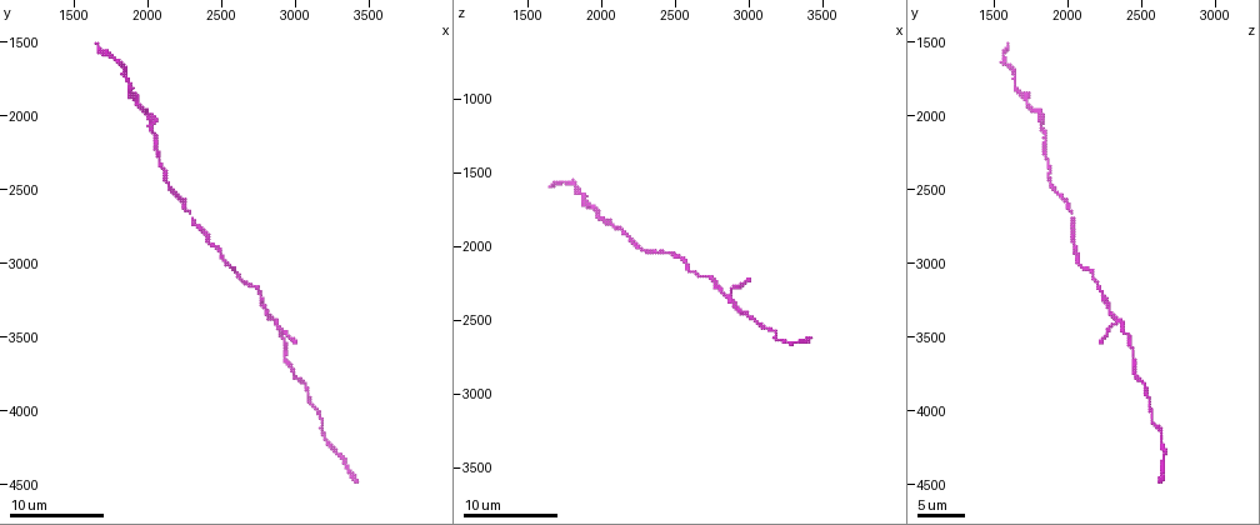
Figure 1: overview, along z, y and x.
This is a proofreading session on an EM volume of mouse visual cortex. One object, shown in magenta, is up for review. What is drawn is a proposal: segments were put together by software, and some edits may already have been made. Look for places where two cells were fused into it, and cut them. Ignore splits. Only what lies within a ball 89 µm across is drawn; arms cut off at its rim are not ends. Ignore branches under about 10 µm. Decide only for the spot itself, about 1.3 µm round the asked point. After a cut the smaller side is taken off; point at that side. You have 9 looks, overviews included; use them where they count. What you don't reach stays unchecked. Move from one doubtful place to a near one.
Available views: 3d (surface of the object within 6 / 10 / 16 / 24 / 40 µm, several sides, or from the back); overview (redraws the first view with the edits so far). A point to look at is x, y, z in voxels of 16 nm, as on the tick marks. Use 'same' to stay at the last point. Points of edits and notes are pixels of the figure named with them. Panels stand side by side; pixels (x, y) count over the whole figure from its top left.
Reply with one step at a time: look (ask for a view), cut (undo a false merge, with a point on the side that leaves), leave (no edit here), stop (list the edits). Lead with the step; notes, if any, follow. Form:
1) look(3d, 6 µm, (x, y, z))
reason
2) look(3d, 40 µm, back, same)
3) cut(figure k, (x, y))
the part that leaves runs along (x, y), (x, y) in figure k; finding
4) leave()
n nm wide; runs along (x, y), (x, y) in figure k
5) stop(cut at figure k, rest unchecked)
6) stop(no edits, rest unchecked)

look(3d, 6 µm, (1960, 1960, 1760))
narrows sharply

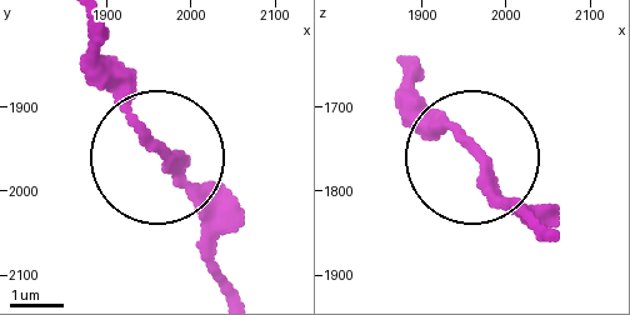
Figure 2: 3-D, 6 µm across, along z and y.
leave()
runs along (548, 223), (404, 93) in figure 2; one cell here

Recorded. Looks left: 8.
look(3d, 6 µm, (2740, 3160, 2220))
calibre changes

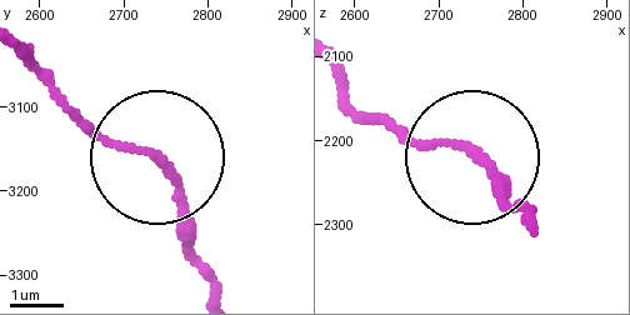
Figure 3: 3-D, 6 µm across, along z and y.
leave()
150 nm wide; runs along (340, 91), (403, 141), (466, 154), (520, 208) in figure 3; all the same cell

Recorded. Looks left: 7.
look(3d, 16 µm, (2960, 3660, 2460))
sudden change in width

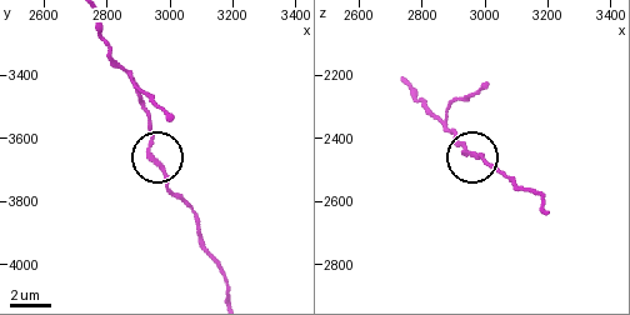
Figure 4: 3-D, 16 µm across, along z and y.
look(3d, 16 µm, back, (2950, 3670, 2450))

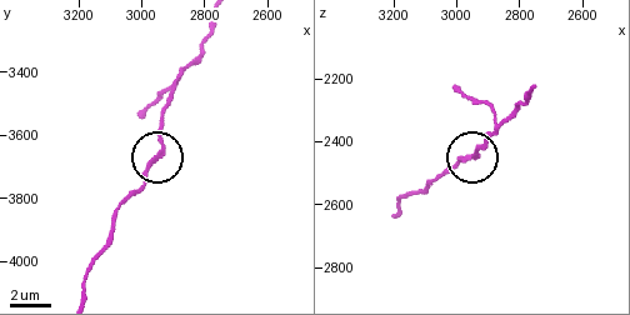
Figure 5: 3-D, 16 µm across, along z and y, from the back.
leave()
one cell here

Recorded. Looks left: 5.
look(3d, 16 µm, (2880, 3400, 2380))
side arm on a straight run

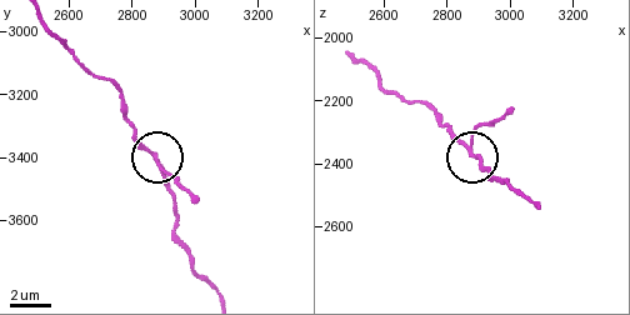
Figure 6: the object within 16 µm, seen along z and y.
leave()
one cell here

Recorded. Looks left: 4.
stop(no edits, rest unchecked)

